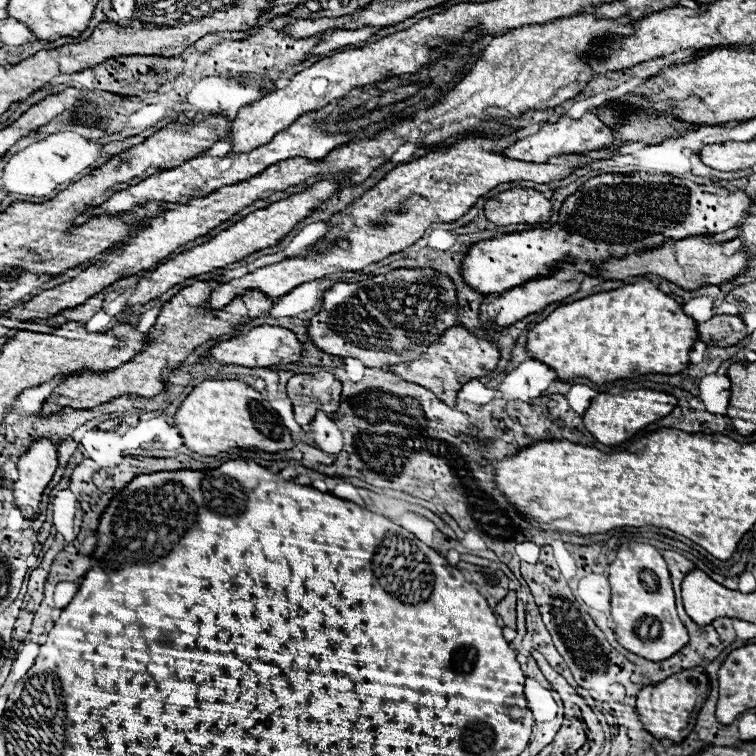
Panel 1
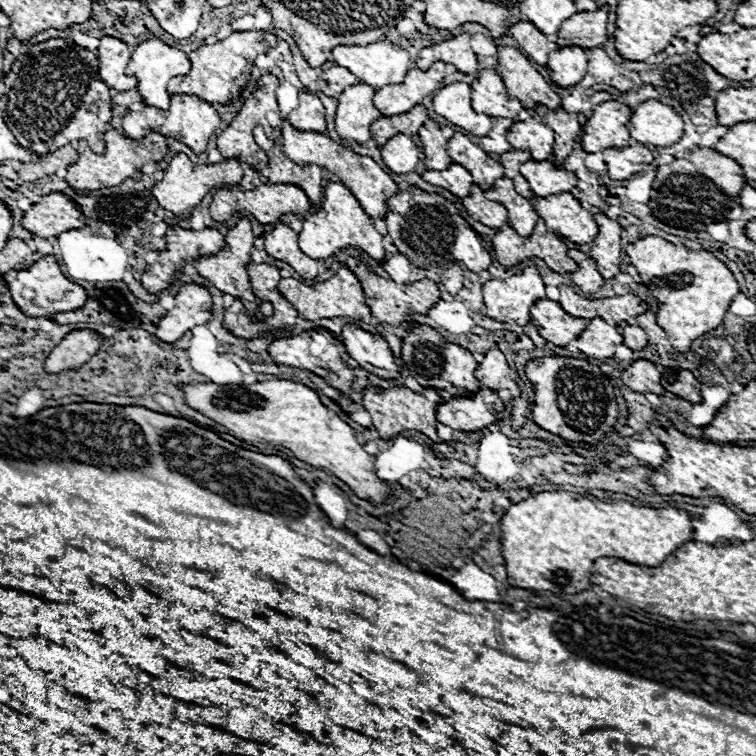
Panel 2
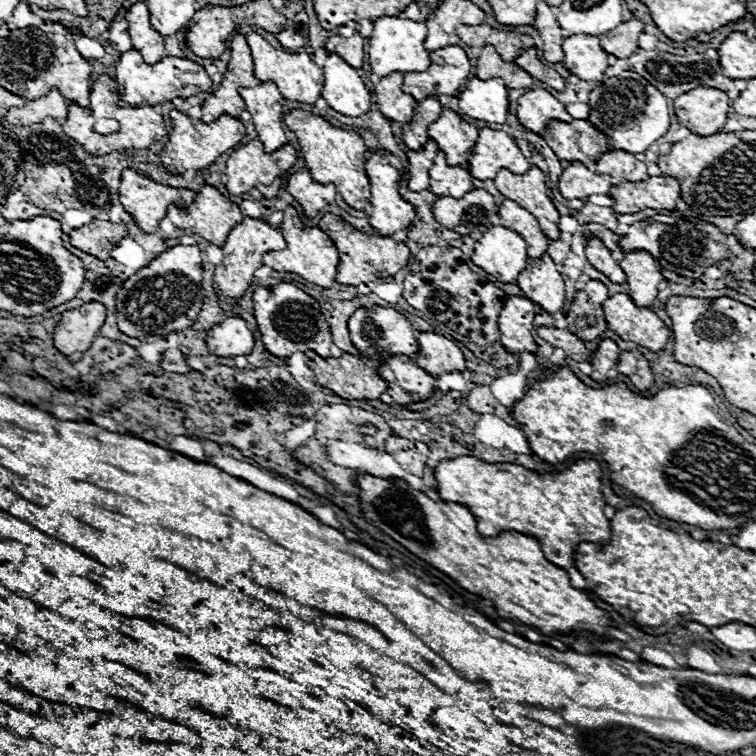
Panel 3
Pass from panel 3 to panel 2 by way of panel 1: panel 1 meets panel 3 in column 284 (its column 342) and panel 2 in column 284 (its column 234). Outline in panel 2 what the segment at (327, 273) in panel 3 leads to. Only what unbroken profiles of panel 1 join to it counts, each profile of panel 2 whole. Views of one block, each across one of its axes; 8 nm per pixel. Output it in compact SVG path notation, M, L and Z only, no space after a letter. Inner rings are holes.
M342 266L332 278L328 278L326 282L320 282L320 284L314 284L314 286L306 286L306 284L300 284L298 280L294 278L282 278L280 284L280 294L306 318L306 320L320 320L320 318L336 318L336 316L348 316L348 318L354 318L354 320L362 320L366 324L378 324L374 318L372 318L372 312L368 310L366 302L364 302L364 292L362 292L362 286L360 286L360 280L356 278L354 272L350 272L346 266Z

